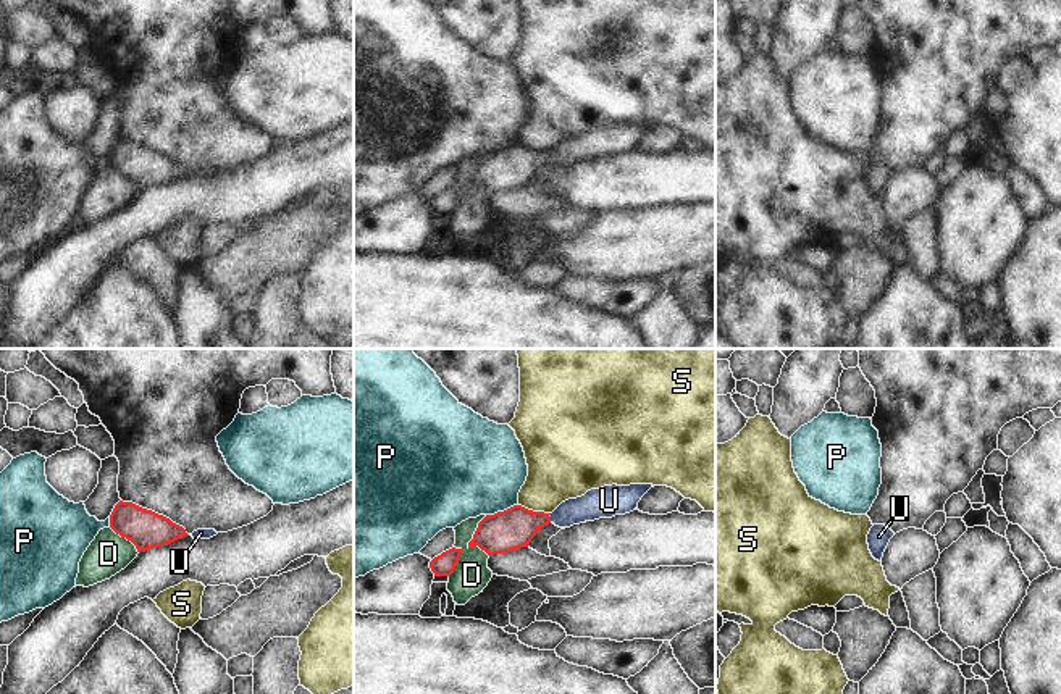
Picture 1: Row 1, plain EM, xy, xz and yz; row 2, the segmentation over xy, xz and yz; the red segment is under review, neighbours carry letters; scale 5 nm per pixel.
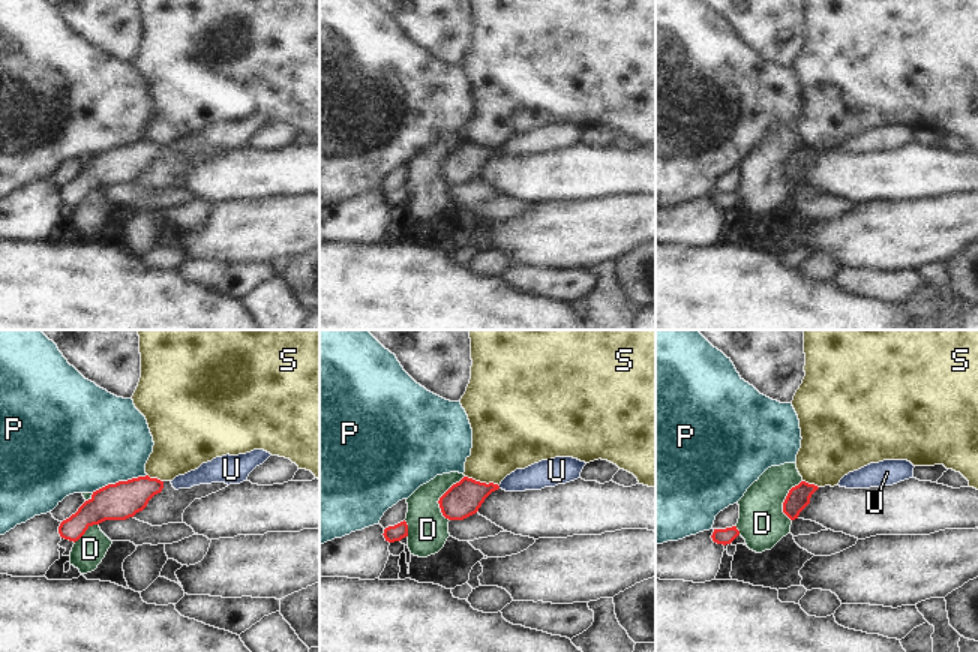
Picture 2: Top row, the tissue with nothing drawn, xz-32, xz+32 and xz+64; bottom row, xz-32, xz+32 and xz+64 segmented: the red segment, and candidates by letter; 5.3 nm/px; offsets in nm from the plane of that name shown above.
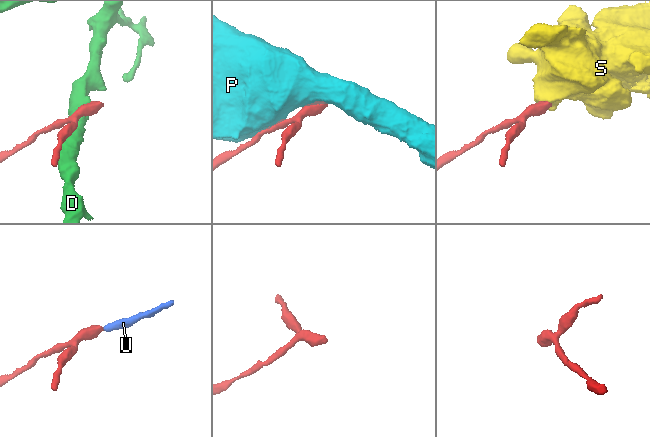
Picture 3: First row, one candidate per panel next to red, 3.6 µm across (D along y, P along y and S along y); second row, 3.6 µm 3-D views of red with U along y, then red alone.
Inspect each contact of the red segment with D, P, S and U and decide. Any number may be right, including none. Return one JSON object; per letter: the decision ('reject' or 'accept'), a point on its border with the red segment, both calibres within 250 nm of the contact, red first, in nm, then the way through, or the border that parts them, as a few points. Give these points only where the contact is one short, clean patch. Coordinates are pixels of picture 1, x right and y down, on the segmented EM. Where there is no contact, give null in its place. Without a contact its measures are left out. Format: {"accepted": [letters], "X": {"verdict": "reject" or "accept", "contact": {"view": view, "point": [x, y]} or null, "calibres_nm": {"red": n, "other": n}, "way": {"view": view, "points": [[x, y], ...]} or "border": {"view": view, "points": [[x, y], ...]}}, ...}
{"accepted": ["U"], "D": {"verdict": "reject", "contact": {"view": "xz", "point": [470, 541]}, "calibres_nm": {"red": 200, "other": 180}}, "P": {"verdict": "reject", "contact": {"view": "xz", "point": [501, 512]}, "calibres_nm": {"red": 200, "other": 460}}, "S": {"verdict": "reject", "contact": {"view": "xz", "point": [532, 510]}, "calibres_nm": {"red": 200, "other": 320}, "border": {"view": "xz", "points": [[519, 504], [548, 514]]}}, "U": {"verdict": "accept", "contact": {"view": "xz", "point": [549, 518]}, "calibres_nm": {"red": 200, "other": 150}, "way": {"view": "xz", "points": [[504, 531], [517, 525], [549, 518], [564, 517], [595, 504]]}}}

